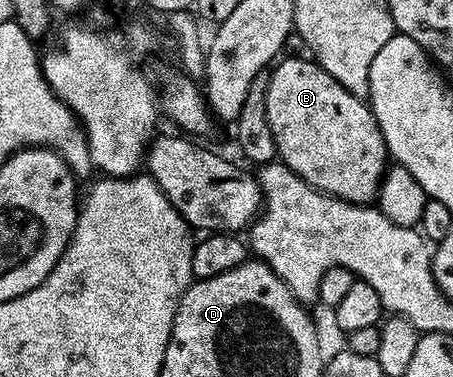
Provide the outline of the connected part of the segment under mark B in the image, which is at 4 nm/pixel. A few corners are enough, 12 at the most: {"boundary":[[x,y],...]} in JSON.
{"boundary":[[310,58],[267,80],[278,158],[346,203],[378,196],[387,143]]}

